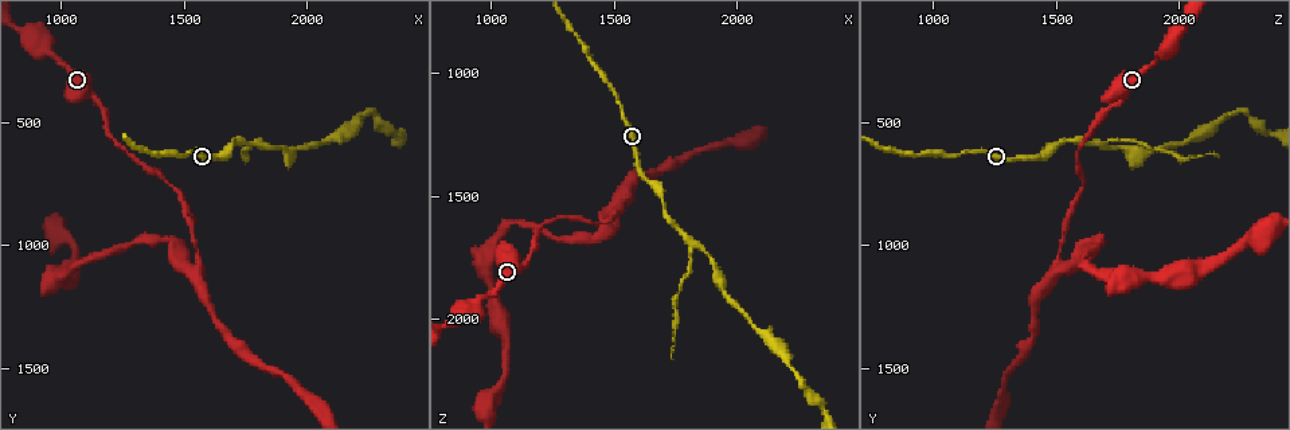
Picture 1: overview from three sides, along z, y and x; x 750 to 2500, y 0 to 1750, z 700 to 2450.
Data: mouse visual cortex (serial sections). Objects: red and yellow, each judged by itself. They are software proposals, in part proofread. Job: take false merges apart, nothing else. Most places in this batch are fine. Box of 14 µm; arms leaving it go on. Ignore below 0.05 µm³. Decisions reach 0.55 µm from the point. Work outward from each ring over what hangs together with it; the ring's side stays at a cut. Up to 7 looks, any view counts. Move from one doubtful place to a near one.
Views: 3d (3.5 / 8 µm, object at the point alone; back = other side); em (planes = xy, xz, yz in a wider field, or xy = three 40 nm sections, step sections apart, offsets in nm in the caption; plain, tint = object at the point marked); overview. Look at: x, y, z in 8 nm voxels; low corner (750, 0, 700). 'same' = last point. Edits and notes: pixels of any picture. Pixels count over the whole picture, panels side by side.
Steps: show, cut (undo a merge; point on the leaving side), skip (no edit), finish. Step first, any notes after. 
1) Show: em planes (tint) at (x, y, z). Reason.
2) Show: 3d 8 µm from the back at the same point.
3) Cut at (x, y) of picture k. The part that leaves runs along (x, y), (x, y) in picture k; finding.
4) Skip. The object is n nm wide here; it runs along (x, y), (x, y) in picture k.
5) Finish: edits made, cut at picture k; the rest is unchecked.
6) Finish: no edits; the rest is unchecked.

Show: 3d 3.5 µm at (1150, 420, 1760). Calibre changes.

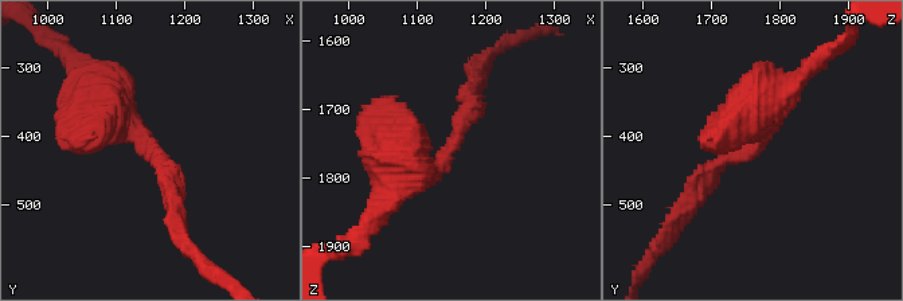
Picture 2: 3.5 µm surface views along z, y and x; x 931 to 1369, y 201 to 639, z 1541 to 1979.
Show: em xy step 5 (tint) at (1145, 420, 1760). Now the EM.

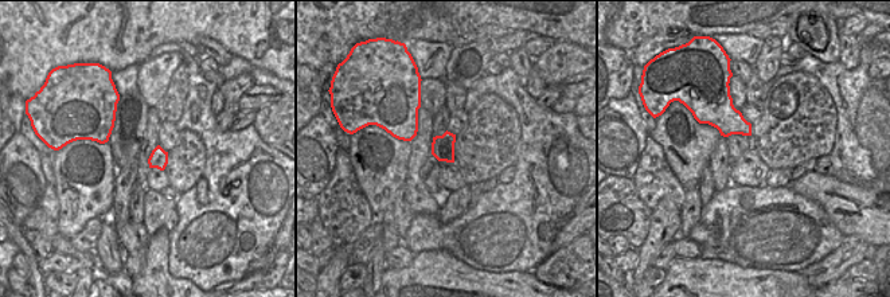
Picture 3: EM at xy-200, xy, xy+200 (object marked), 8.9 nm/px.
Skip. The arms are 200, 450 nm wide; it runs along (778, 90), (767, 132), (695, 198) in picture 2; continuous, no second cell.

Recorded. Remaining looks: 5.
Show: 3d 3.5 µm at (1810, 600, 1690). Arms part here.

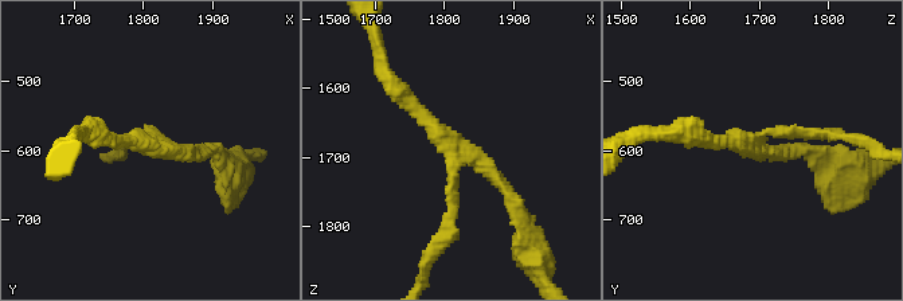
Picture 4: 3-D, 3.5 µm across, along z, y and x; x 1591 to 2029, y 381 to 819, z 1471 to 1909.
Skip. It runs along (393, 83), (492, 172), (512, 207) in picture 4; one cell here.

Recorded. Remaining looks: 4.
Show: 3d 3.5 µm at (1550, 1110, 1520). Small branch off a trunk.

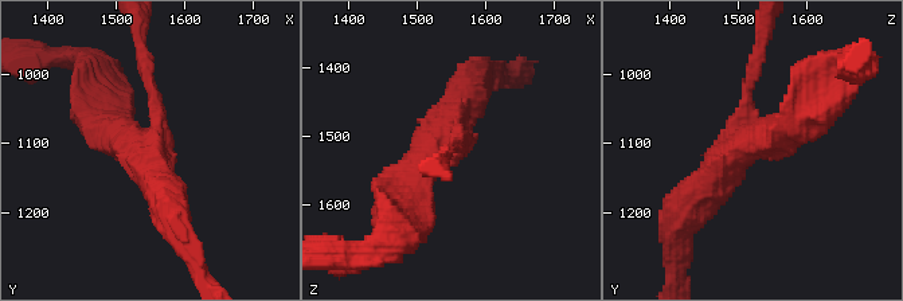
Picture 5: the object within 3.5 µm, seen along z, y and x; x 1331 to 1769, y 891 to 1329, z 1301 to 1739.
Show: em xy step 2 (tint) at (1550, 1105, 1505). Now the EM.

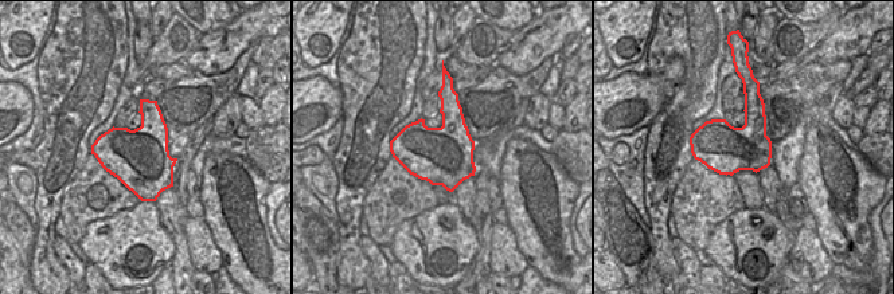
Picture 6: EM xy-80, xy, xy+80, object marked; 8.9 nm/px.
Skip. 3 arms meet here; it runs along (757, 61), (743, 144), (802, 118) in picture 5; continuous, no second cell.

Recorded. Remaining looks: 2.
Finish: no edits; the rest is unchecked.

